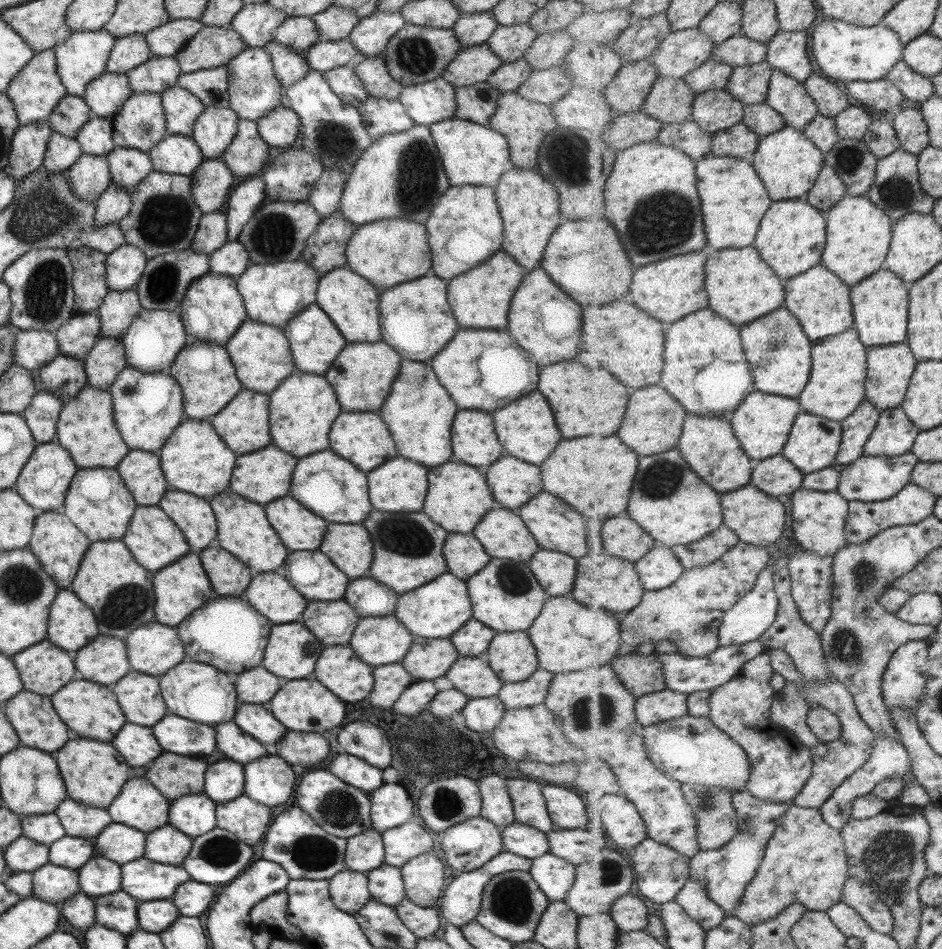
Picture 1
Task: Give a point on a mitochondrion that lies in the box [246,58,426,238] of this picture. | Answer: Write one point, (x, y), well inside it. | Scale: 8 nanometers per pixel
(337, 142)

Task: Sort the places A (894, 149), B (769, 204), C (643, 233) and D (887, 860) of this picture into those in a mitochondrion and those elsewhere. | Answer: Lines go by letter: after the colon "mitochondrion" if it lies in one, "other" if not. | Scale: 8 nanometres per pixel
A: other
B: other
C: mitochondrion
D: mitochondrion

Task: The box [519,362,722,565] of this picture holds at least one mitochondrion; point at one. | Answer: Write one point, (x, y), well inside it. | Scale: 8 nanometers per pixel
(662, 478)

